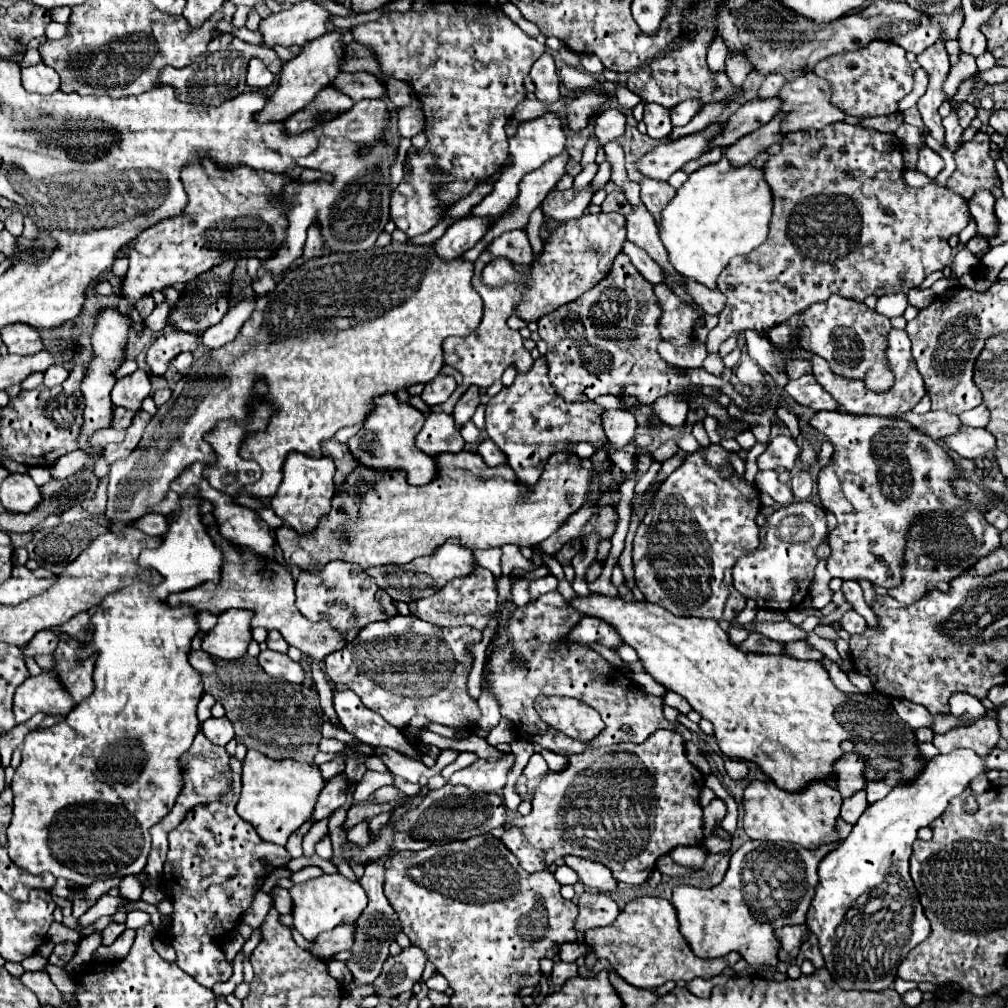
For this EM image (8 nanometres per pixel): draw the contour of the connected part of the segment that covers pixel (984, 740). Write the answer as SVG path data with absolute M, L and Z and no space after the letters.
M981 718L969 728L955 728L947 734L935 734L933 744L942 754L947 754L955 748L971 748L979 756L987 758L991 748L997 746L999 740L999 728L993 718Z

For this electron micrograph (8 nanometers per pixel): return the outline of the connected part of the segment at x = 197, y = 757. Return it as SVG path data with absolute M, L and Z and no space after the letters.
M199 732L193 740L193 746L191 750L183 756L183 764L185 764L185 788L181 790L173 810L159 822L151 828L151 838L153 838L153 846L151 846L151 852L149 852L149 860L147 860L147 866L145 866L145 874L149 880L153 880L155 884L159 884L161 880L161 874L163 874L163 864L165 864L165 854L167 854L167 834L171 828L175 828L183 818L185 814L195 806L195 804L207 804L207 802L213 802L217 800L219 796L227 794L229 792L229 778L231 778L231 770L229 770L229 754L225 752L223 746L215 746L211 744L203 732Z

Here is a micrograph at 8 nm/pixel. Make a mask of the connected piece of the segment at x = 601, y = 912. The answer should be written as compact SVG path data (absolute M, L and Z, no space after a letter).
M585 892L579 898L579 916L575 922L575 930L585 932L589 928L607 926L607 924L615 922L617 916L619 916L619 908L611 896Z

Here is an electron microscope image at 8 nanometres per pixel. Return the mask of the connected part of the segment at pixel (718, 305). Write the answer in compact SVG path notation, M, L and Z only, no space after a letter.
M681 278L681 282L685 284L687 294L695 300L697 306L703 308L705 314L721 314L721 310L725 308L725 296L719 290L709 290L703 288L703 284L695 282L695 280L685 280Z

